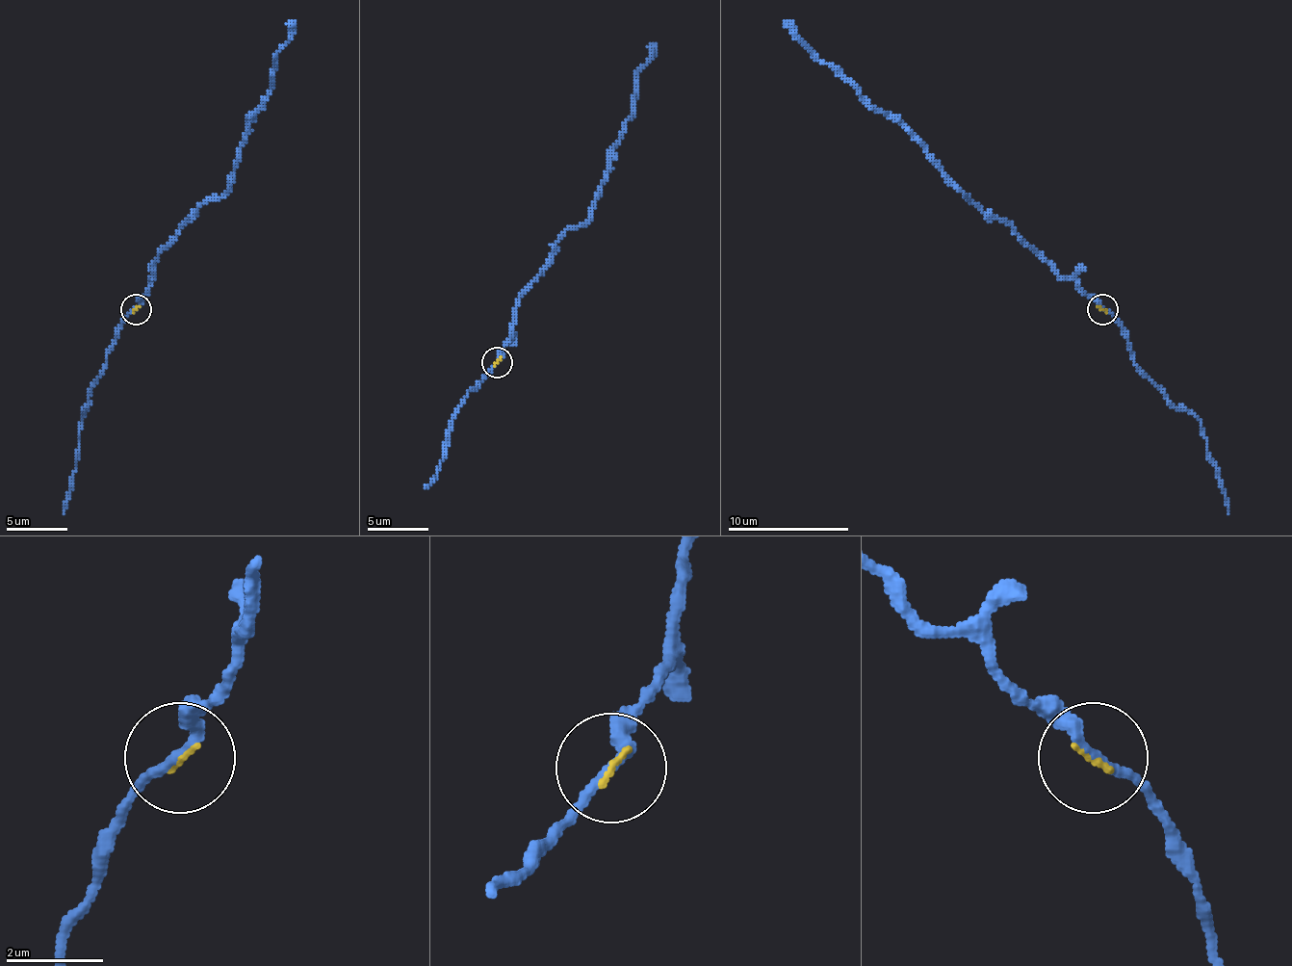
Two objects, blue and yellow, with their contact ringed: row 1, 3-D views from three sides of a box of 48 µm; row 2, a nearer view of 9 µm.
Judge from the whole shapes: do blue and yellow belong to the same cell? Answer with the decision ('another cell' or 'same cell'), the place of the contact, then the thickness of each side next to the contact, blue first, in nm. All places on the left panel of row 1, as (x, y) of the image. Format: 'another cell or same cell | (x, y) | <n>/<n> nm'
same cell | (136, 309) | 200/80 nm

